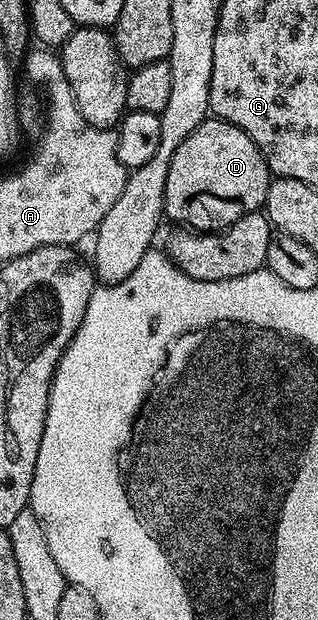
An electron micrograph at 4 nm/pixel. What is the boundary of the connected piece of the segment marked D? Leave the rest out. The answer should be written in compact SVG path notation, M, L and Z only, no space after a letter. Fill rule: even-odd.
M214 116L207 117L190 136L175 150L174 157L167 161L167 182L164 215L186 229L198 233L220 233L232 227L233 216L258 211L264 207L271 173L262 158L258 145L239 130L233 123L227 123ZM197 141L197 184L183 184L183 155ZM205 192L213 192L213 210L217 214L230 216L209 216L209 200Z

